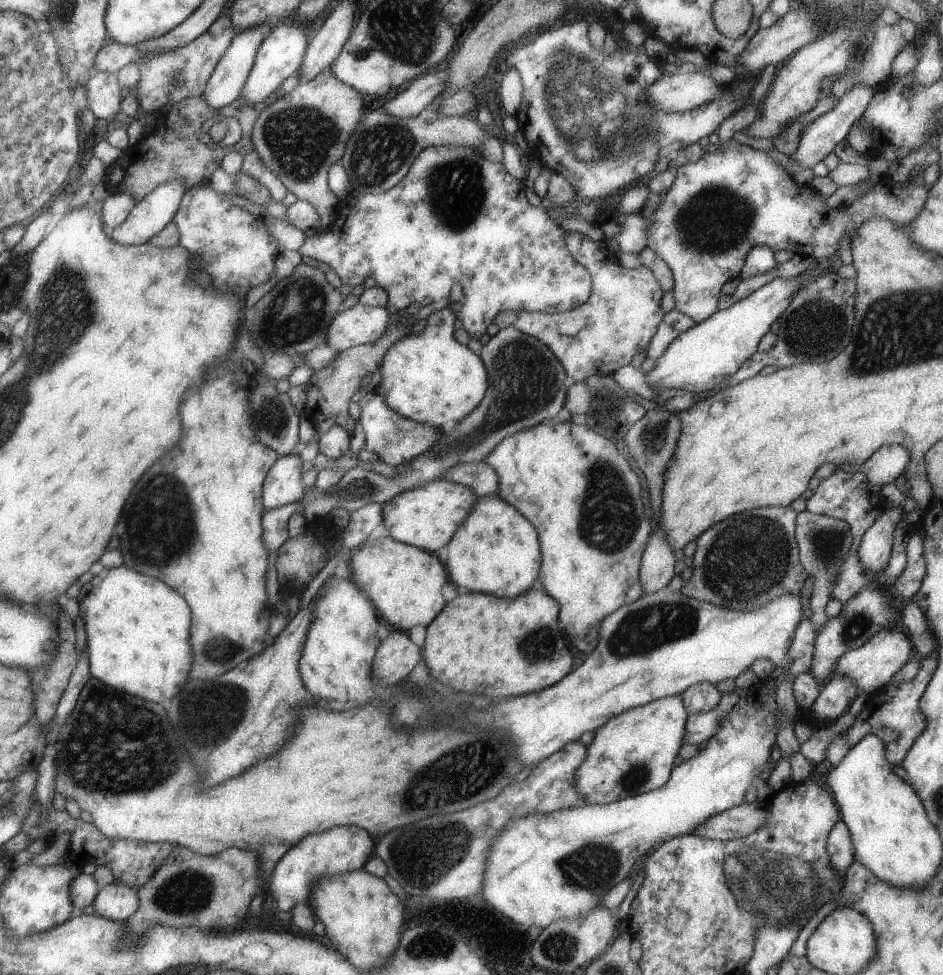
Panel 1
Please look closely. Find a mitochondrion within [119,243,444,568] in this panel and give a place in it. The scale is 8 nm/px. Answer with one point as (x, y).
(299, 310)

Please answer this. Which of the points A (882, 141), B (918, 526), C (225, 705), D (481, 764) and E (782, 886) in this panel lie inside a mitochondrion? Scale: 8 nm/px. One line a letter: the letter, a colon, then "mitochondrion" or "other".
A: other
B: other
C: mitochondrion
D: mitochondrion
E: mitochondrion

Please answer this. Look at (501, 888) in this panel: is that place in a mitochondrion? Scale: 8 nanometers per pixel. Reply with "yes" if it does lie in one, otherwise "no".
no

